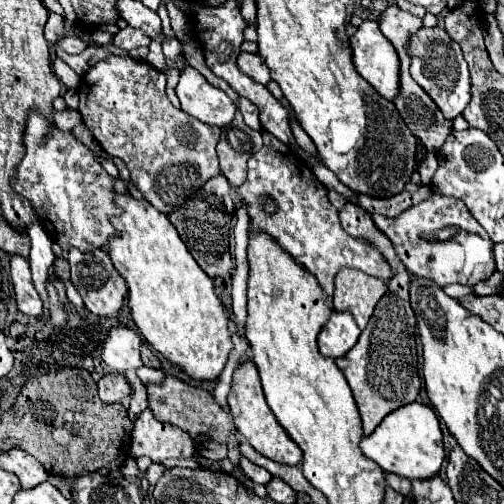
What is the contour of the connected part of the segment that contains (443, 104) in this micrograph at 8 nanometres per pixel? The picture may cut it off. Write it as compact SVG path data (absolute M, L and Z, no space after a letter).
M419 28L415 32L415 60L411 60L413 80L431 96L447 120L457 118L469 102L469 70L459 44L441 28Z

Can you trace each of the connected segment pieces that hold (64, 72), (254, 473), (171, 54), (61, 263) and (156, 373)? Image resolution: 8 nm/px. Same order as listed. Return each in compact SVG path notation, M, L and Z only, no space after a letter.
M57 58L57 60L53 62L53 70L55 70L55 76L57 76L57 78L67 86L67 88L73 88L73 90L79 88L81 76L77 76L77 74L69 68L69 64L67 64L65 60Z
M241 456L241 470L247 474L247 478L251 478L255 484L267 484L271 480L271 474L265 468L255 466L253 462L249 462L247 458Z
M165 38L165 40L163 40L163 54L165 54L165 58L169 58L169 60L179 60L179 58L183 58L183 54L181 54L181 42L179 42L177 38Z
M56 258L53 264L53 276L63 282L70 280L70 265L66 258Z
M141 366L139 370L137 370L137 376L139 376L139 380L141 380L141 384L143 386L149 386L149 384L163 384L163 378L165 378L165 374L163 374L163 370L155 370L155 368L147 368L147 366Z

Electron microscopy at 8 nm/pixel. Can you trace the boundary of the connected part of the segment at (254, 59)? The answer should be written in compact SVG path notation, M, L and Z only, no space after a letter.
M241 52L239 54L239 60L237 60L239 68L251 76L255 82L267 86L271 82L271 74L269 74L269 68L267 64L263 62L263 58L259 54L249 54L249 52Z

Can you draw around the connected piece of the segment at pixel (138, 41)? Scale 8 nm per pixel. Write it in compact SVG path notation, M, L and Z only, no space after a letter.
M125 28L125 30L119 30L113 38L113 44L115 46L121 46L123 50L133 50L133 48L141 48L141 46L147 46L151 40L149 36L143 32L143 30L137 30L137 28Z

